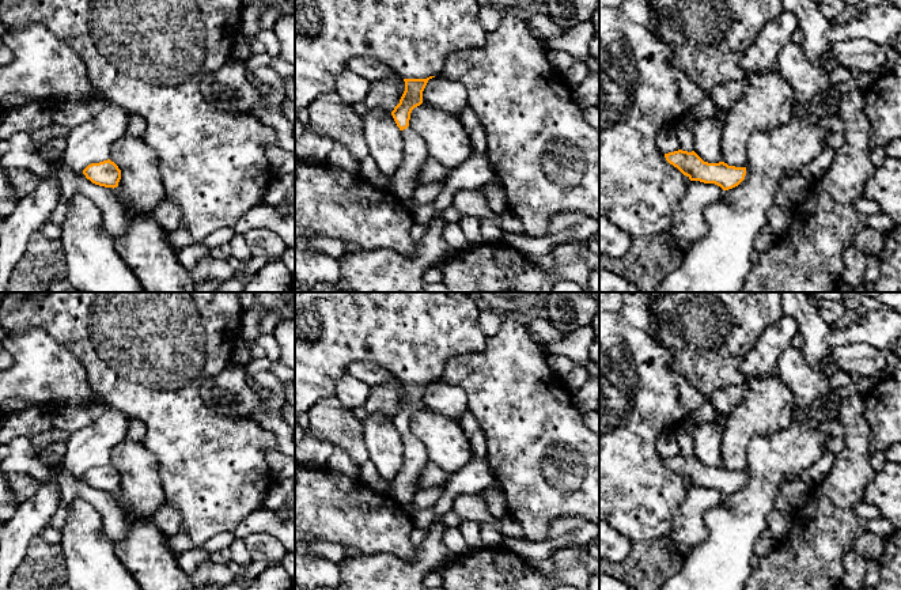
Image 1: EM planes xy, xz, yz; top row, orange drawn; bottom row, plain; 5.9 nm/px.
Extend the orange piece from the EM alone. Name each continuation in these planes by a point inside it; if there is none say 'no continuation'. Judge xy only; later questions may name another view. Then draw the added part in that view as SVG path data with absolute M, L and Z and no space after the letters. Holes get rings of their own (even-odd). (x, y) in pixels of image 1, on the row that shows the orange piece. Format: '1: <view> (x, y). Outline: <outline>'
no continuation

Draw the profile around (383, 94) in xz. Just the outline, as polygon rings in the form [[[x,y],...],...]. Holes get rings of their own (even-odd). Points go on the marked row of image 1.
[[[400,76],[371,83],[371,88],[363,101],[368,110],[382,109],[393,111],[405,91],[405,82]]]

